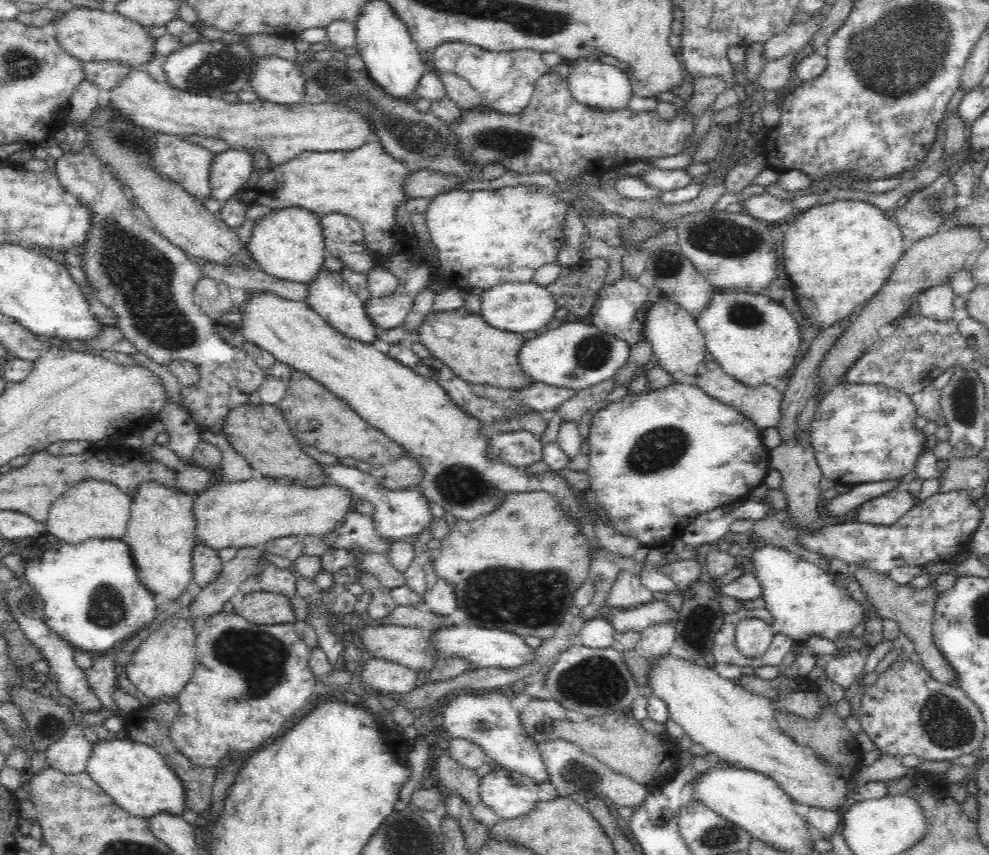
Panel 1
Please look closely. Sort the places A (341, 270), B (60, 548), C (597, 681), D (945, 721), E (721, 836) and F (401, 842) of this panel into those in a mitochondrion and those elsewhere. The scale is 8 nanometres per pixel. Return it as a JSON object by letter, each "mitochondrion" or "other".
{"A":"other","B":"other","C":"mitochondrion","D":"mitochondrion","E":"mitochondrion","F":"mitochondrion"}

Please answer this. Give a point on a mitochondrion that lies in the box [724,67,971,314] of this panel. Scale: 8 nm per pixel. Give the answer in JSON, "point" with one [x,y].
{"point":[930,204]}

